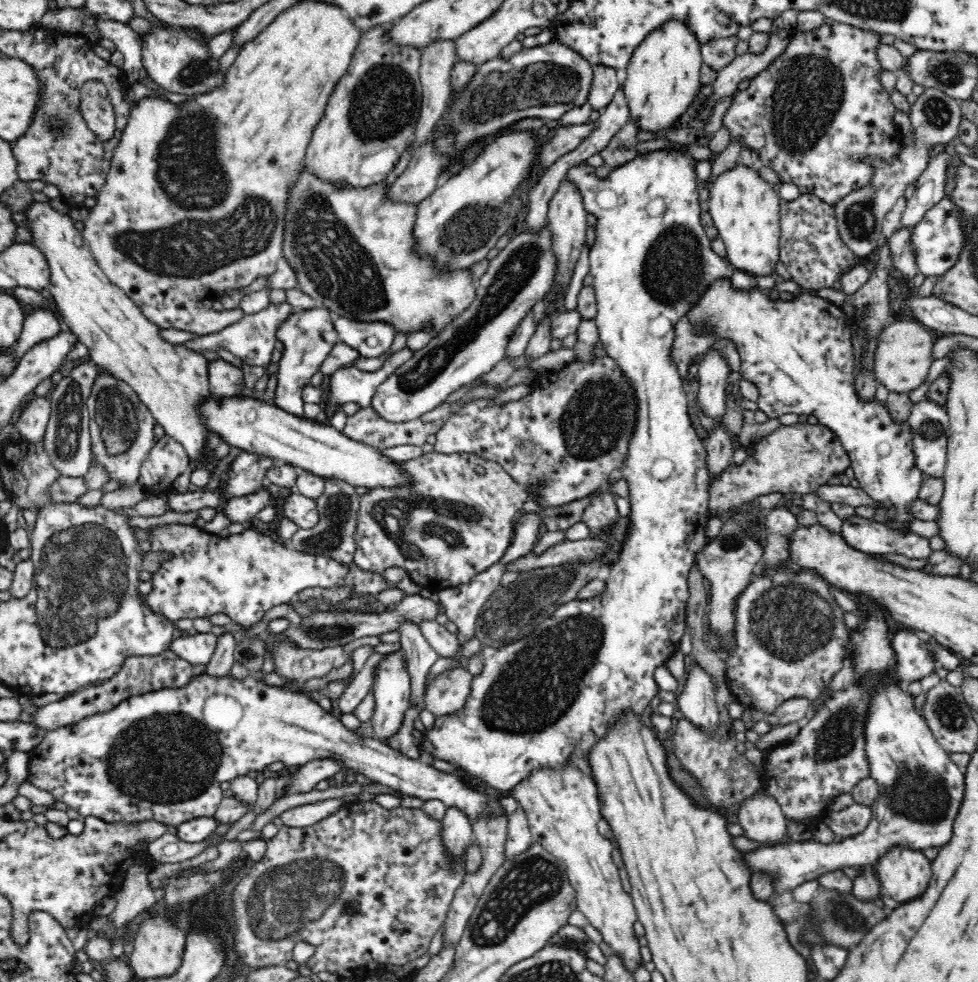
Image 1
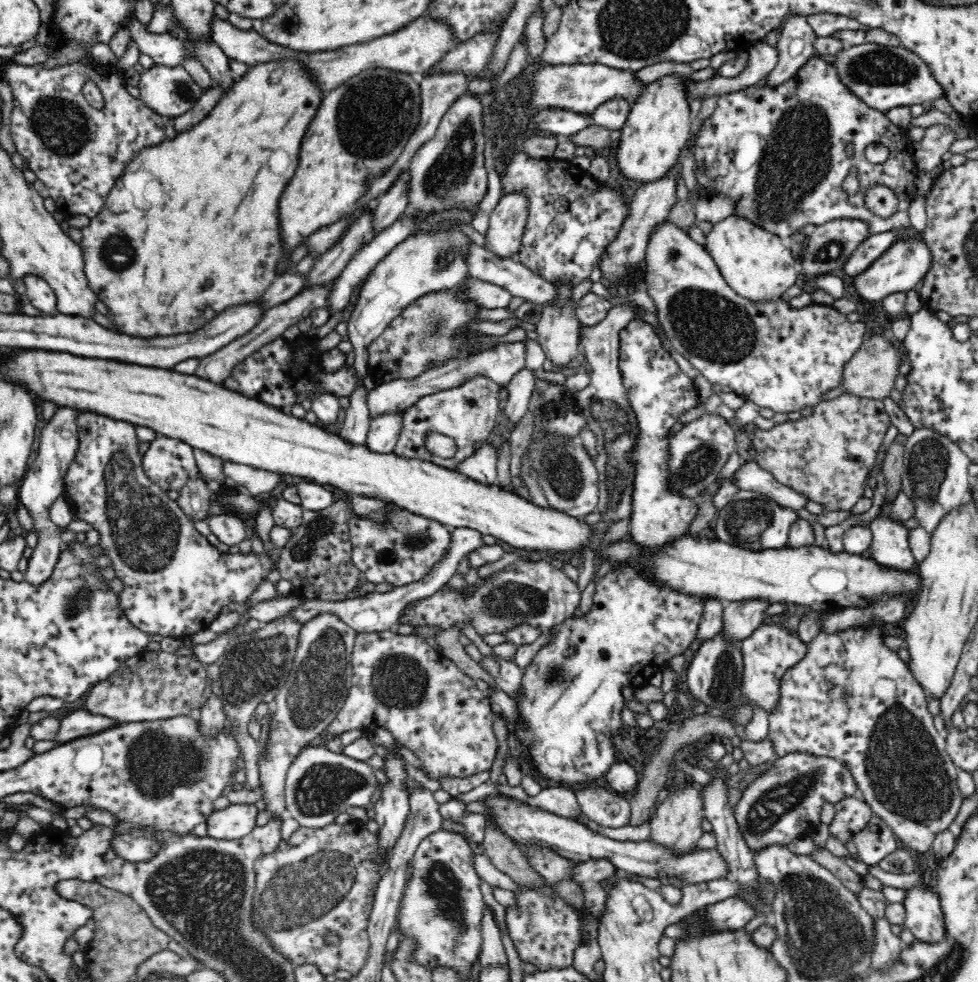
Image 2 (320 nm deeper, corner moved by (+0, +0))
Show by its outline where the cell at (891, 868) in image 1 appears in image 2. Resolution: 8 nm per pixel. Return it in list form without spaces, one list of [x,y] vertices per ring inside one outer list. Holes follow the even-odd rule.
[[[928,887],[908,889],[905,928],[908,928],[918,941],[935,945],[947,935],[945,918],[939,897]]]

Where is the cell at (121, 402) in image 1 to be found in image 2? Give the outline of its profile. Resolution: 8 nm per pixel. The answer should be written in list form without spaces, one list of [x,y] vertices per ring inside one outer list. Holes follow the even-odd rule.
[[[92,412],[80,413],[77,417],[76,429],[78,429],[78,450],[74,454],[74,458],[68,464],[66,476],[62,480],[64,489],[62,494],[66,498],[66,502],[70,507],[70,515],[72,520],[82,520],[91,525],[91,528],[98,532],[98,544],[102,548],[102,554],[110,559],[110,564],[106,568],[110,571],[111,576],[116,576],[122,581],[123,589],[118,594],[118,602],[121,606],[122,612],[128,618],[128,621],[136,626],[141,632],[146,635],[158,635],[161,637],[170,637],[173,639],[184,640],[191,638],[194,634],[206,631],[210,625],[220,614],[224,604],[230,602],[246,602],[250,598],[250,594],[254,592],[254,588],[268,576],[270,568],[272,568],[272,558],[268,557],[266,553],[260,556],[255,556],[253,553],[242,555],[237,554],[221,554],[214,545],[208,542],[208,539],[194,527],[194,522],[188,518],[188,515],[180,508],[176,500],[168,497],[165,490],[162,490],[157,484],[154,484],[142,468],[142,457],[138,455],[138,439],[136,439],[135,426],[125,422],[118,421],[109,417],[104,417],[100,414],[93,414]]]

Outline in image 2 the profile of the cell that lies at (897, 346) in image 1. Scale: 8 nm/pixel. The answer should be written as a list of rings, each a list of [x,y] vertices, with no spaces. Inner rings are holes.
[[[873,335],[870,339],[866,339],[856,354],[844,364],[842,378],[840,378],[843,393],[883,400],[894,390],[898,366],[903,360],[904,353],[900,345],[891,343],[882,335]]]

